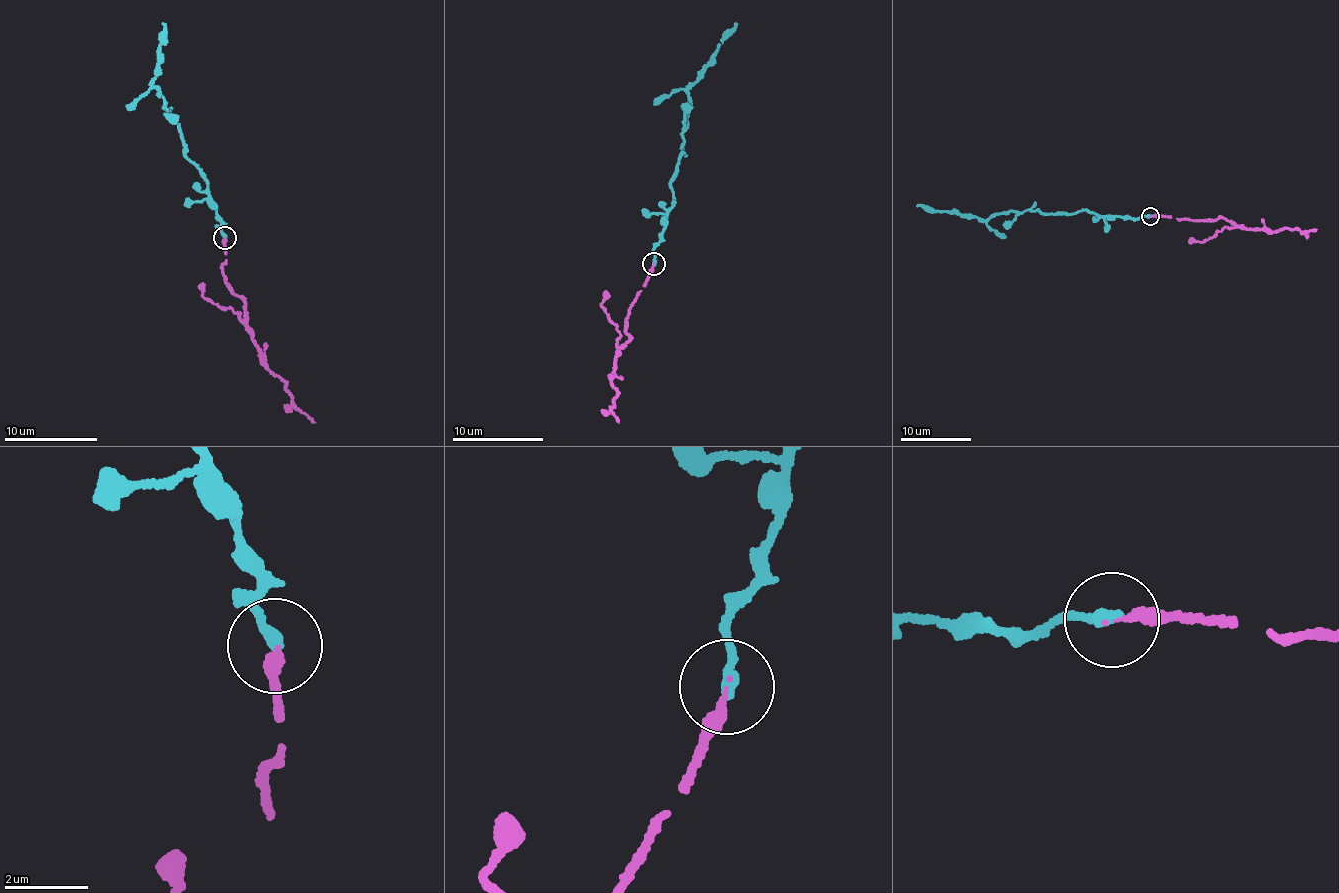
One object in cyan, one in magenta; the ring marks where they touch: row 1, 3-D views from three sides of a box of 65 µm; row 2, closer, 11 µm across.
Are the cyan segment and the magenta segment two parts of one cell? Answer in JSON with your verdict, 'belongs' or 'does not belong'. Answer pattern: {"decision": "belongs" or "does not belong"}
{"decision": "belongs"}

